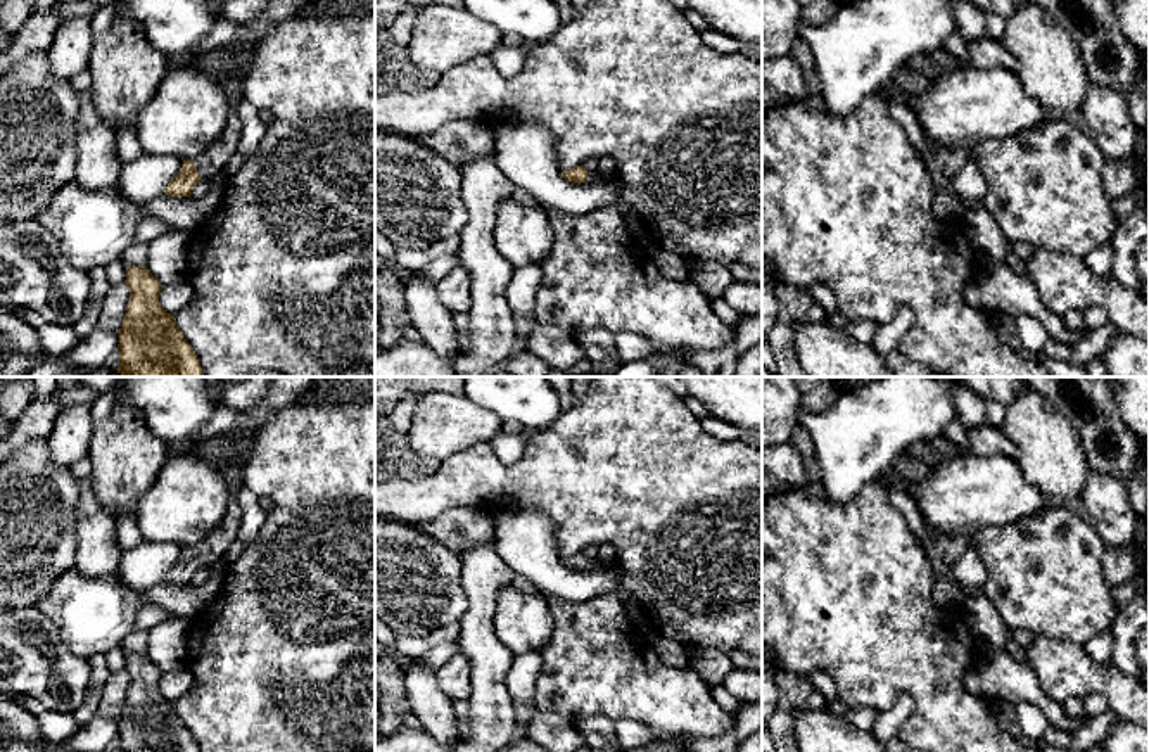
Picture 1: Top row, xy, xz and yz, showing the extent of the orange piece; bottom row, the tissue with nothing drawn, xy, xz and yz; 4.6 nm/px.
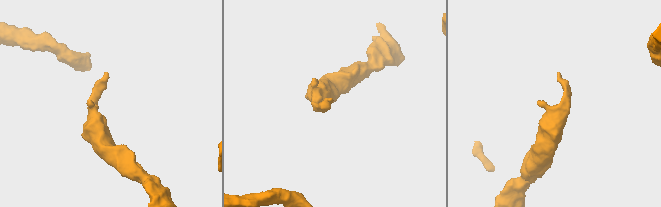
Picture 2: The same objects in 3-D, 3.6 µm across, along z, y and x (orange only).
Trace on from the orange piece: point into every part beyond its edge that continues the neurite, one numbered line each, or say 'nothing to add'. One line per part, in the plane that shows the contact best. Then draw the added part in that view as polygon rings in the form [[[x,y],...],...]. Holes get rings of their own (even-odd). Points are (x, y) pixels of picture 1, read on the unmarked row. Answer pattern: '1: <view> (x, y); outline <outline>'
1: xy (209, 550); outline [[[232,498],[221,524],[194,546],[200,567],[223,562],[228,548],[238,539],[240,520],[242,510],[235,498]]]

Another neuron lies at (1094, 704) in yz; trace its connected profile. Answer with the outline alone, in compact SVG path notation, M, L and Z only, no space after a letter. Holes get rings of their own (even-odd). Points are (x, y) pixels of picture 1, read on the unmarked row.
M1090 693L1083 698L1085 716L1095 717L1106 711L1109 711L1106 697L1101 693Z

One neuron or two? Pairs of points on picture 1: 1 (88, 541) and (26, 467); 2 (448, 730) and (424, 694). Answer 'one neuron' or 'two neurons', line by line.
1: two neurons
2: one neuron

